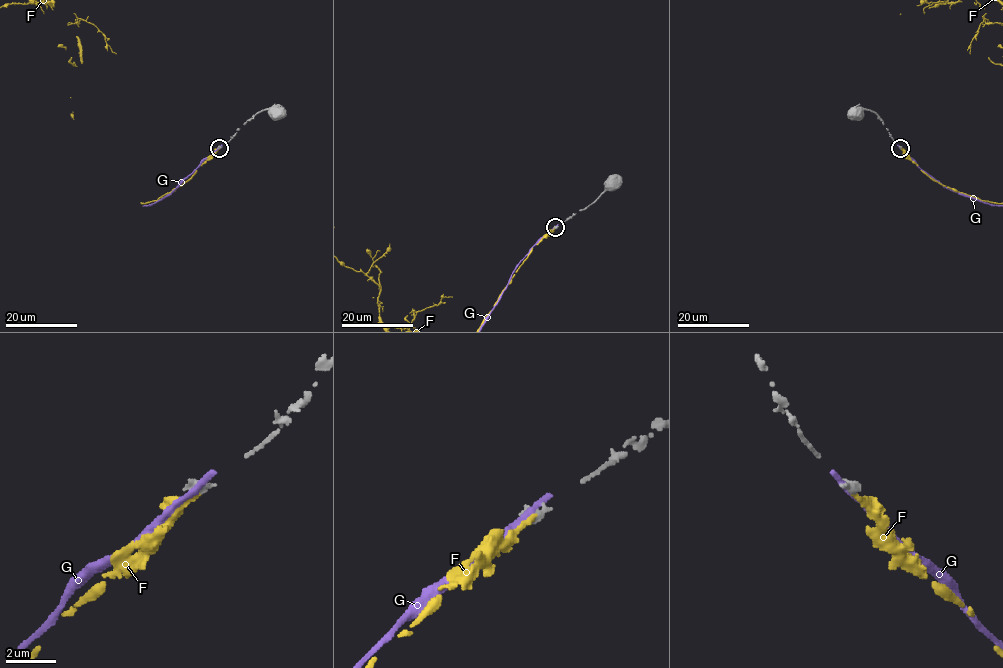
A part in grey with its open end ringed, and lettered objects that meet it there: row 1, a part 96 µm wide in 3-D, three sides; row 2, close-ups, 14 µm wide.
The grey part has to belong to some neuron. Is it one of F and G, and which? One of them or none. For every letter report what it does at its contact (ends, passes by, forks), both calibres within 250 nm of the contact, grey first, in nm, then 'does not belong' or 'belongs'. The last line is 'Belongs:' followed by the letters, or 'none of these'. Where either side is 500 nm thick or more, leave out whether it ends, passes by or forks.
F: it ends; calibres 360 and 200 nm; belongs
G: it ends; calibres 360 and 320 nm; does not belong
Belongs: F

